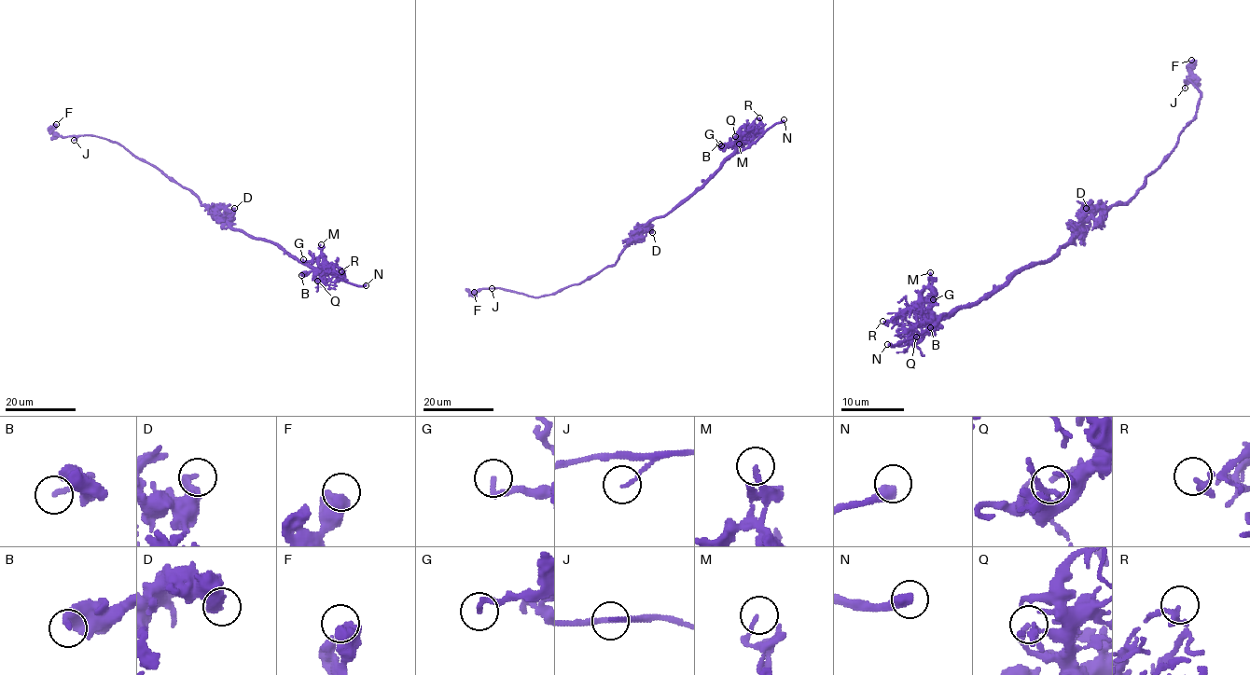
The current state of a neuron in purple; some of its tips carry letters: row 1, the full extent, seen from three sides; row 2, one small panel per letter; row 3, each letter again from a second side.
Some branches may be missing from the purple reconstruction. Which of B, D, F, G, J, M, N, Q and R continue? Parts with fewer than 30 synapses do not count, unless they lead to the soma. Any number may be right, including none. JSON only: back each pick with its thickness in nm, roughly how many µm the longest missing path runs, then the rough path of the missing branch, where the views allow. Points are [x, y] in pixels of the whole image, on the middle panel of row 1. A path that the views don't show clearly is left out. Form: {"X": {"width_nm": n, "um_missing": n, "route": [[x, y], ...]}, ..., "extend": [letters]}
{"N": {"width_nm": 440, "um_missing": 60}, "extend": ["N"]}

